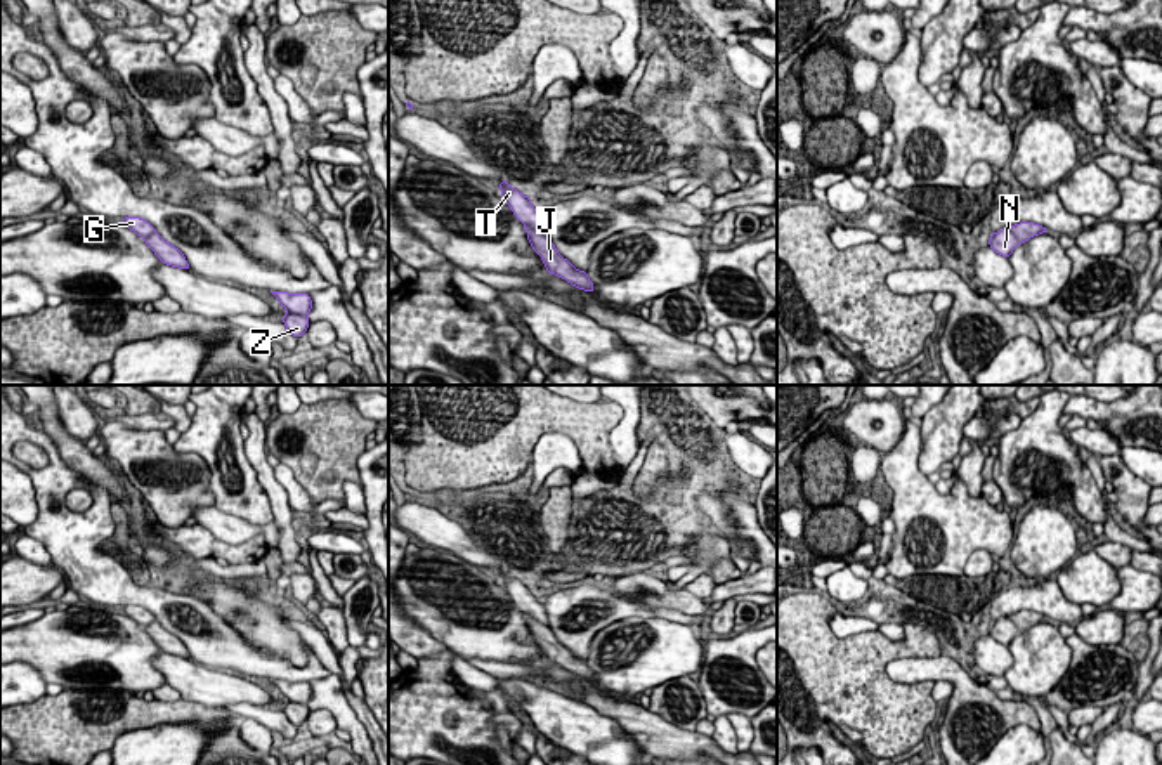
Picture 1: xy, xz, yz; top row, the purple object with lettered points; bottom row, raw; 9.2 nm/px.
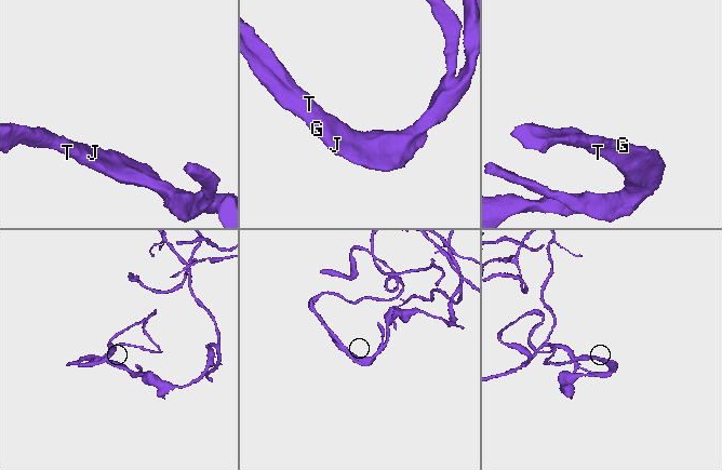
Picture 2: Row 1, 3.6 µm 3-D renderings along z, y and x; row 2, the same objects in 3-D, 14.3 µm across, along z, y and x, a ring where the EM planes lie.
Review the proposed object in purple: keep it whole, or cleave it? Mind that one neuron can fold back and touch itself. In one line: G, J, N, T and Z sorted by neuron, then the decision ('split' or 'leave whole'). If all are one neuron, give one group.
groups G J N T Z; leave whole

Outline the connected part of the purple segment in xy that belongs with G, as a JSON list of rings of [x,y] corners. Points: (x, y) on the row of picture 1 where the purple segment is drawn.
[[[125,217],[120,222],[139,234],[163,264],[191,271],[184,253],[166,243],[149,222],[137,217]]]

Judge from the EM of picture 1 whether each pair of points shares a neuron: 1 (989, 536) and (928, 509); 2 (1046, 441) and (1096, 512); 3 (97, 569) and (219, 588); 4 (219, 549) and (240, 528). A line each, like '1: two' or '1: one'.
1: one
2: one
3: two
4: two

